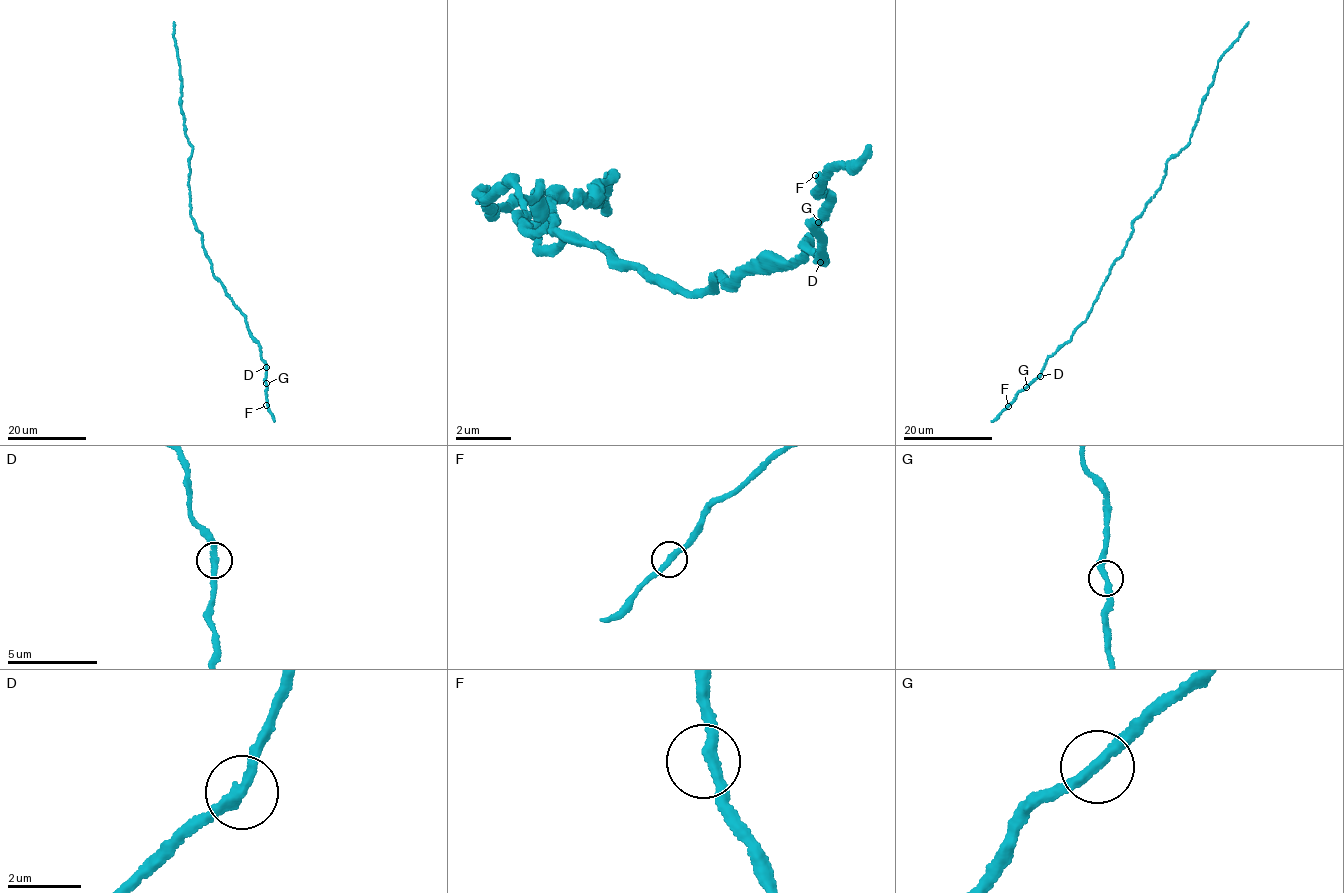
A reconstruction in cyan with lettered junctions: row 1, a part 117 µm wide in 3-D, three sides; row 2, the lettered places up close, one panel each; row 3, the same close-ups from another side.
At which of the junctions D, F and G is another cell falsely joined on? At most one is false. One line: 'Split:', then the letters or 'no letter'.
Split: no letter

